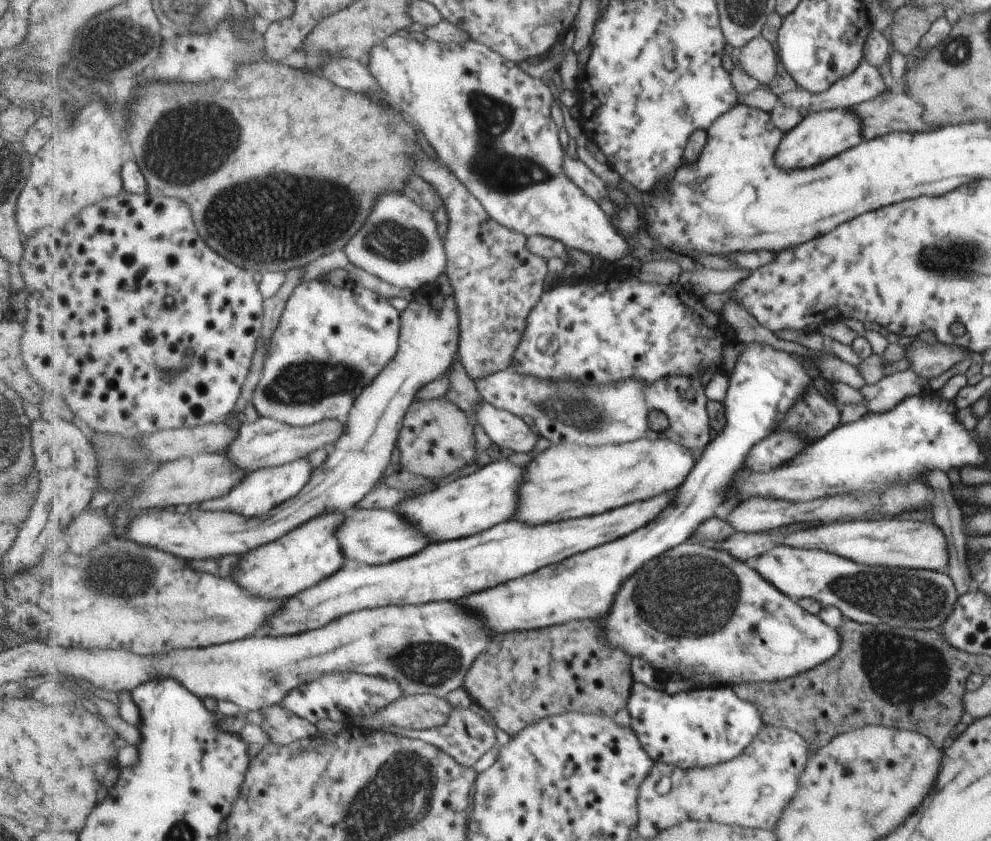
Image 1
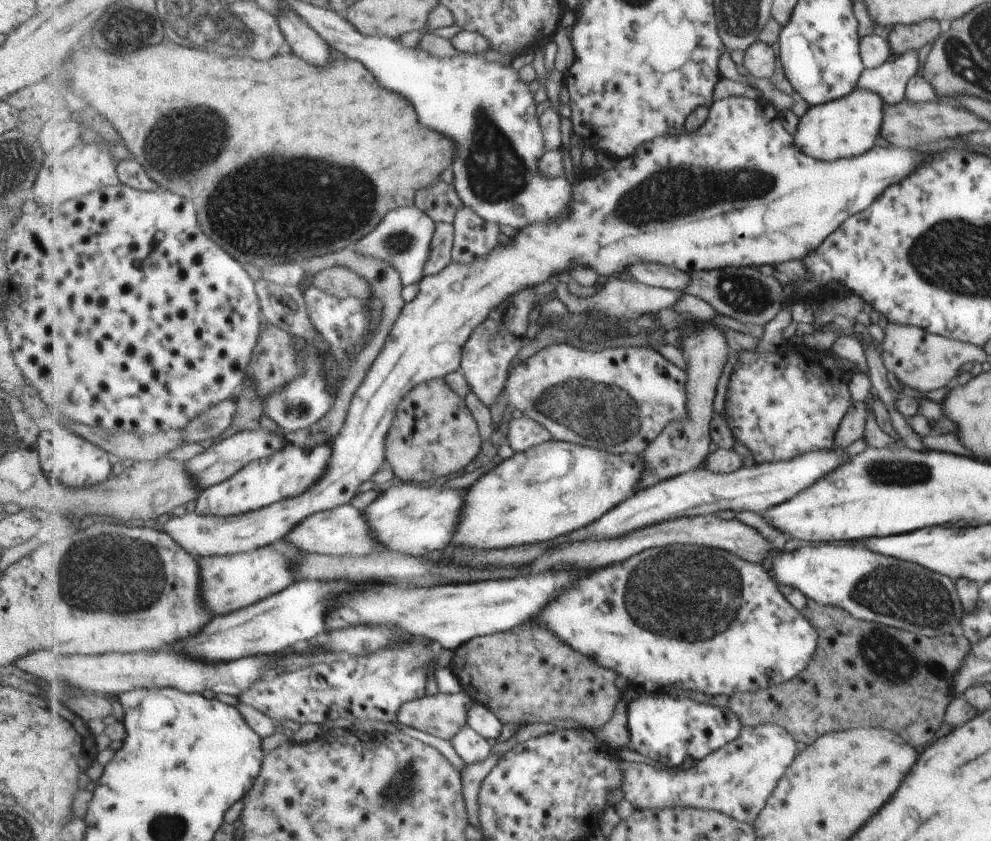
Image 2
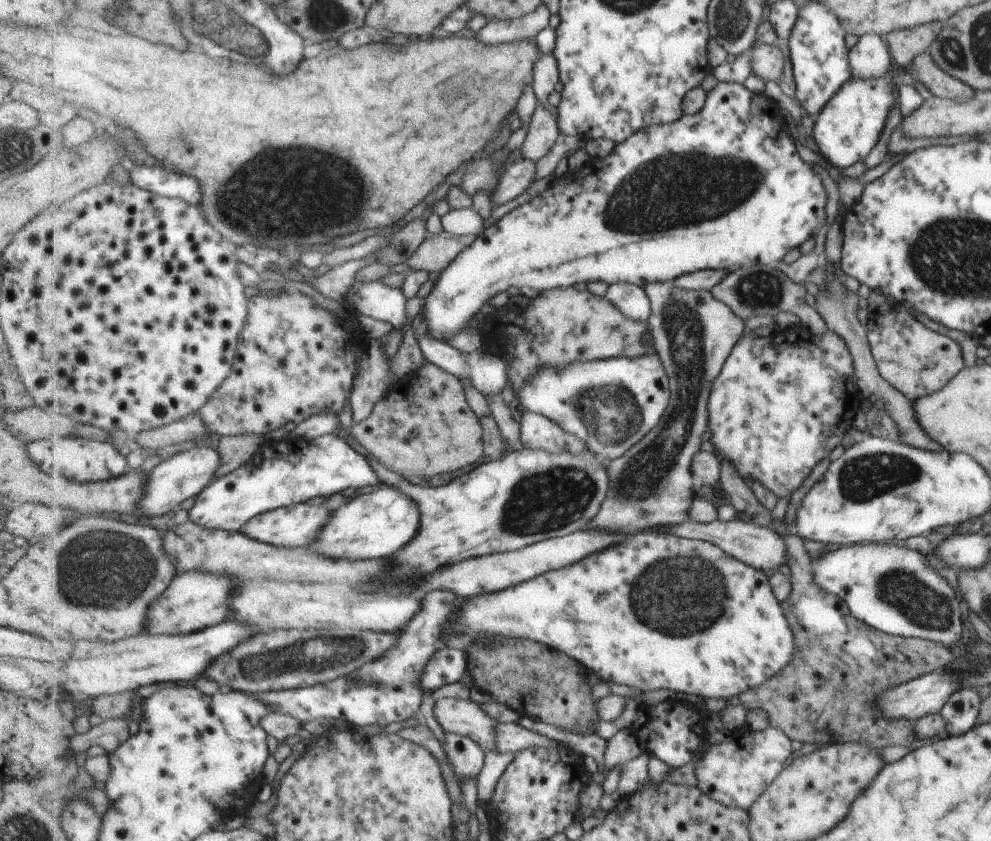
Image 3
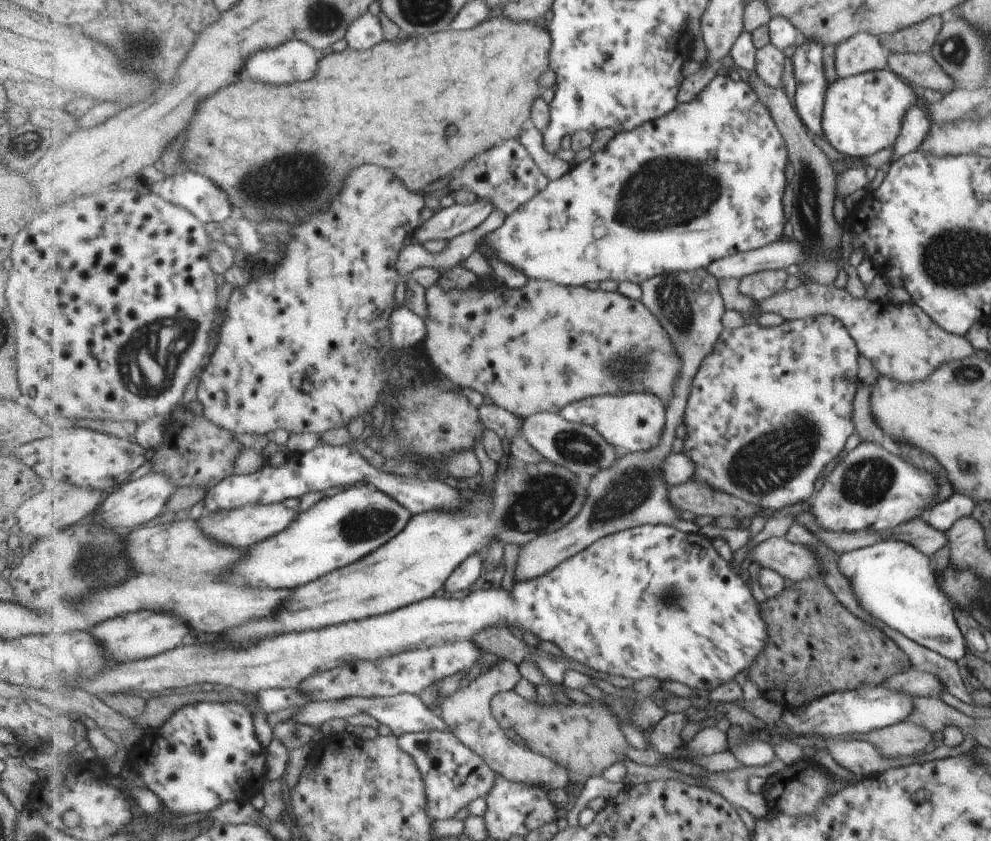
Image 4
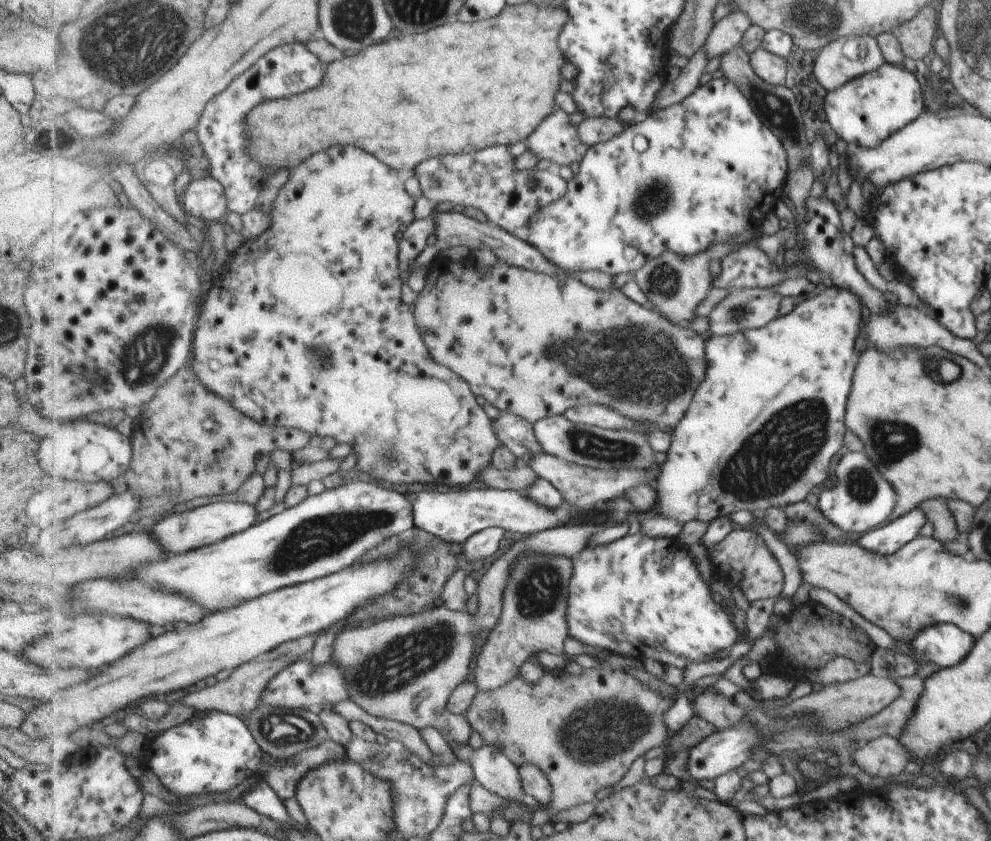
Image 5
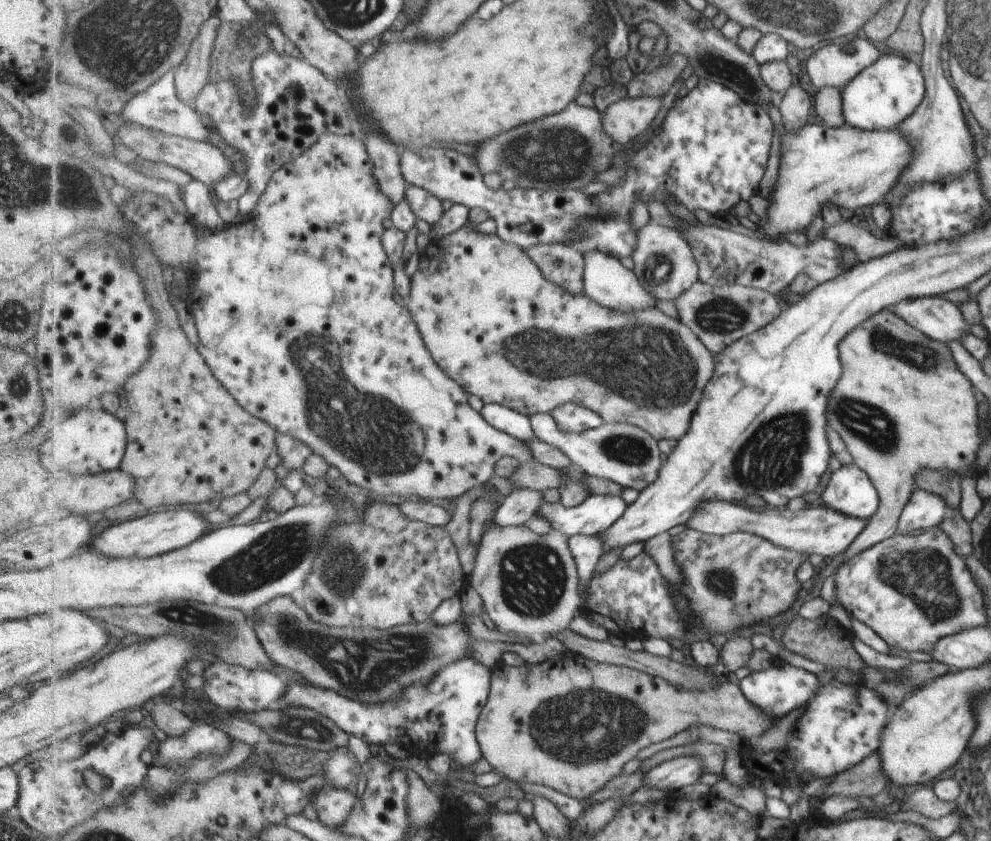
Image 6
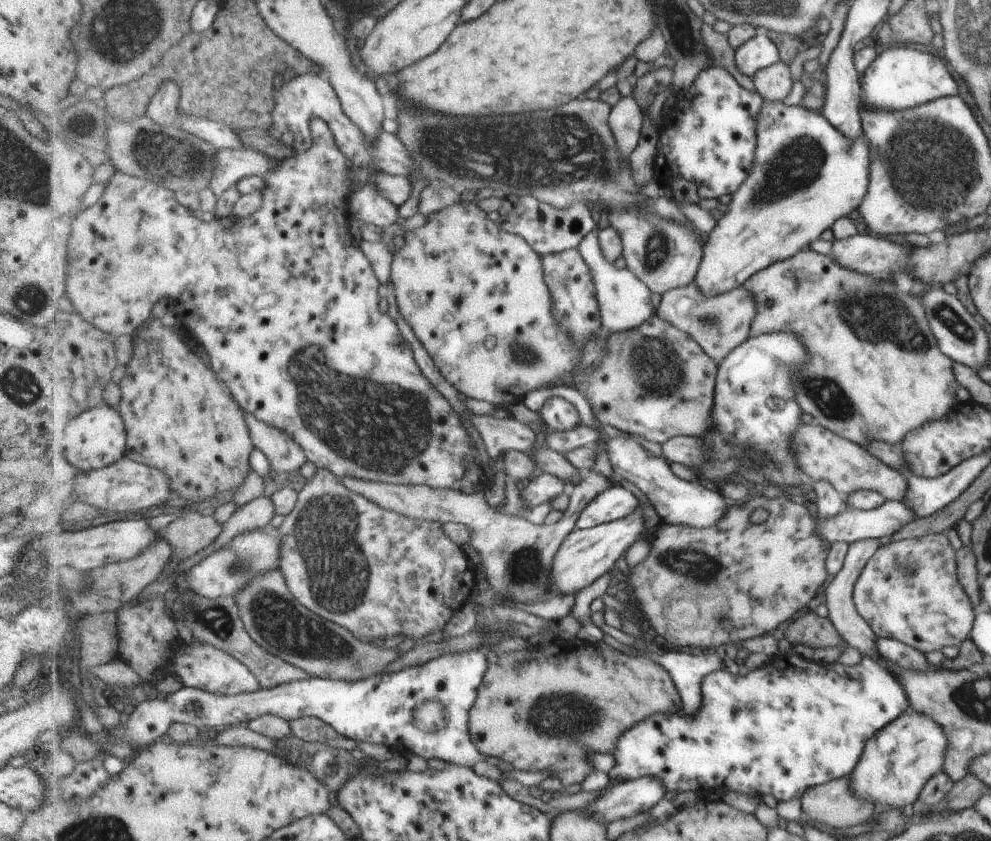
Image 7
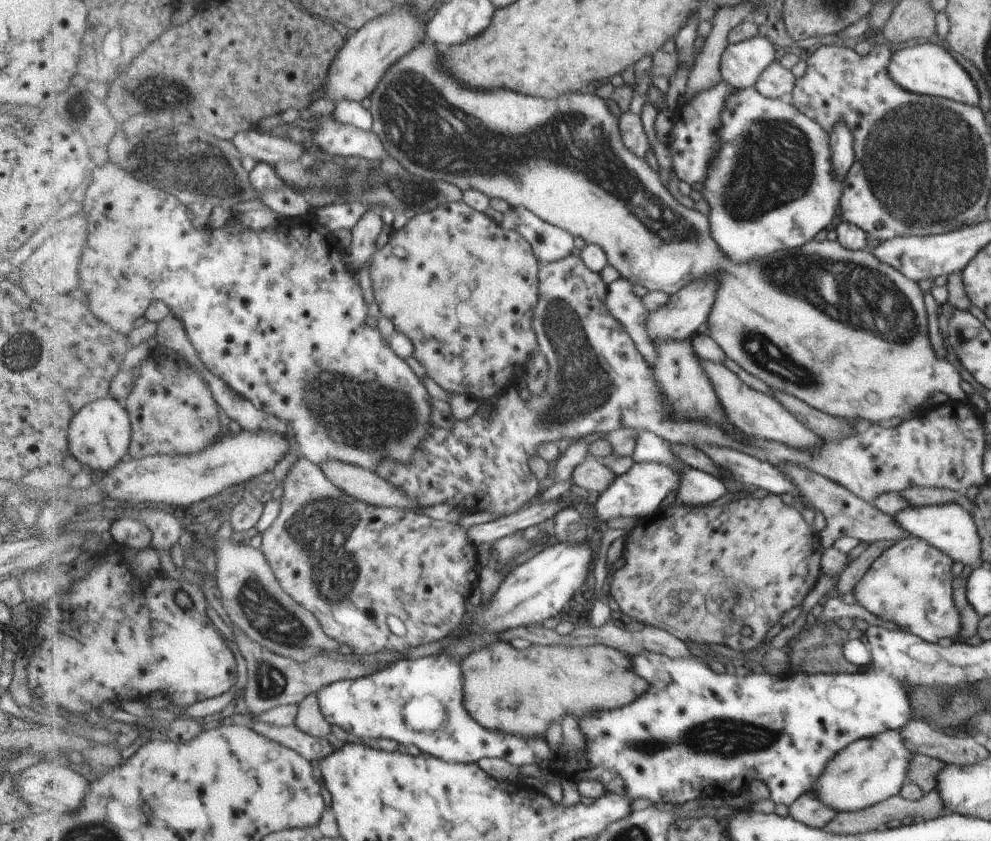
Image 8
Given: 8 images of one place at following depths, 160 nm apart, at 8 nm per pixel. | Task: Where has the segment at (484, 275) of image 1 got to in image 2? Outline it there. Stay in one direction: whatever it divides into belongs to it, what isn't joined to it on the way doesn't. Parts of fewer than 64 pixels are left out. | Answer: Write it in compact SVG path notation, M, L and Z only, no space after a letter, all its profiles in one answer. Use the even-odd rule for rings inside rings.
M461 209L453 222L454 239L451 260L469 264L477 257L485 256L499 244L499 226L485 220L473 209ZM532 288L513 295L476 328L464 346L461 370L468 378L472 392L490 409L498 404L510 376L511 362L515 361L519 348L525 344L522 336L527 332L527 318L531 314L531 304L532 307L535 306L533 300L535 294Z

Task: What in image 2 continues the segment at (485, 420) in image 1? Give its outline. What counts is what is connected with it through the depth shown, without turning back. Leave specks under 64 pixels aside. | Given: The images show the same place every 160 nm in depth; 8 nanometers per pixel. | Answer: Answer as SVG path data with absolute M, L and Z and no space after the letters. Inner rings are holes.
M527 416L511 420L505 439L516 453L555 440L553 433L545 425Z

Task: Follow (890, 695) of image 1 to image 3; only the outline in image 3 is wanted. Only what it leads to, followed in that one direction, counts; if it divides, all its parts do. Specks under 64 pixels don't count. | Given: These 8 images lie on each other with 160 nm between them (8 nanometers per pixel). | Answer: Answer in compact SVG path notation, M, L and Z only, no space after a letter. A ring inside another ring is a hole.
M725 460L721 462L720 474L720 488L727 495L727 502L735 510L736 518L749 524L772 528L785 540L787 564L790 567L790 591L785 598L785 616L789 616L789 624L793 624L793 628L797 630L797 648L801 649L800 655L796 656L796 663L788 664L784 671L776 672L776 675L771 676L769 680L764 680L759 686L741 693L740 710L765 708L769 726L789 732L789 739L794 740L796 745L861 743L867 749L880 749L884 745L911 748L913 740L916 739L912 734L913 722L905 719L885 719L879 713L869 713L869 708L874 708L874 698L881 691L943 669L953 658L949 649L925 639L890 635L866 625L864 621L858 621L844 601L833 593L823 592L814 583L813 576L810 575L810 556L804 549L801 538L795 533L788 533L784 528L783 520L771 522L770 511L765 510L755 500L751 489L733 470L729 462Z

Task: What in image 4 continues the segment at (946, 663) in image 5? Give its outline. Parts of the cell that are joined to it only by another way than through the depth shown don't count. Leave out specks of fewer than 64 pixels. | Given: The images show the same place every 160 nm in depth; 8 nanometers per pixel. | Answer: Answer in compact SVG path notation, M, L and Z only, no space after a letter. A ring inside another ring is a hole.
M880 540L837 556L836 565L852 586L861 608L873 618L953 662L963 658L965 646L961 632L953 620L947 597L931 576L931 564L926 555L899 540Z

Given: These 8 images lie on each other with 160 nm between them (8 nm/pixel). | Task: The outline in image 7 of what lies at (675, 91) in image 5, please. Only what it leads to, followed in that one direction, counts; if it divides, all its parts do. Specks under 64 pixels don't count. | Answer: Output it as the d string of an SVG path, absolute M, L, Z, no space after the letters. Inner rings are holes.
M634 96L623 97L613 108L610 126L618 149L631 165L631 153L640 143L644 125L644 112Z

